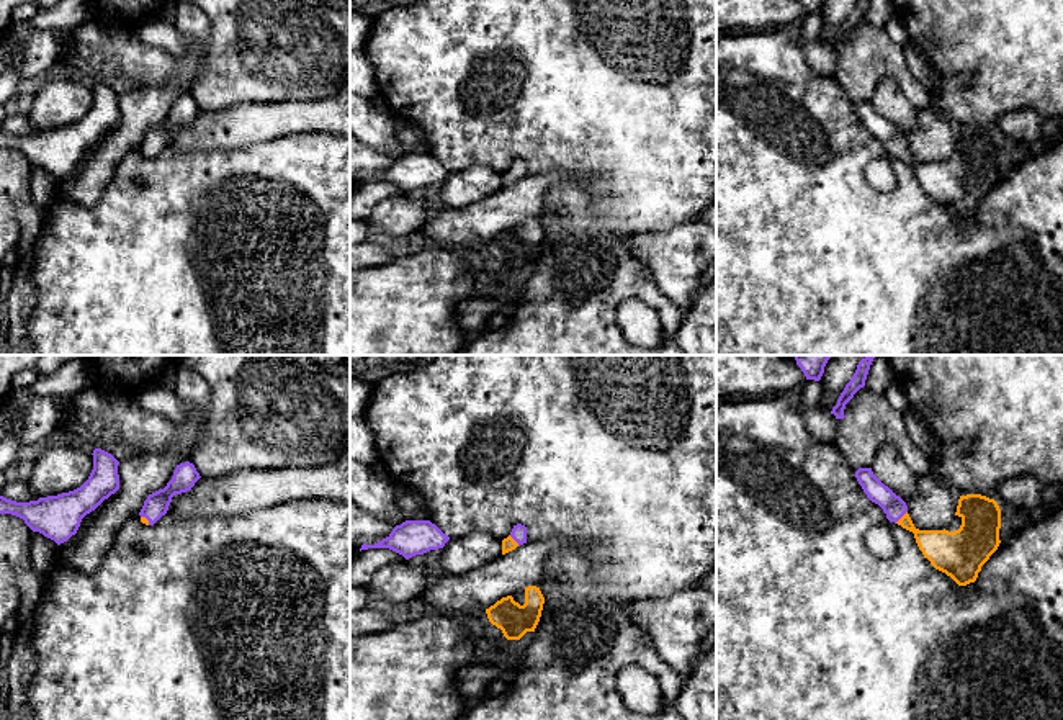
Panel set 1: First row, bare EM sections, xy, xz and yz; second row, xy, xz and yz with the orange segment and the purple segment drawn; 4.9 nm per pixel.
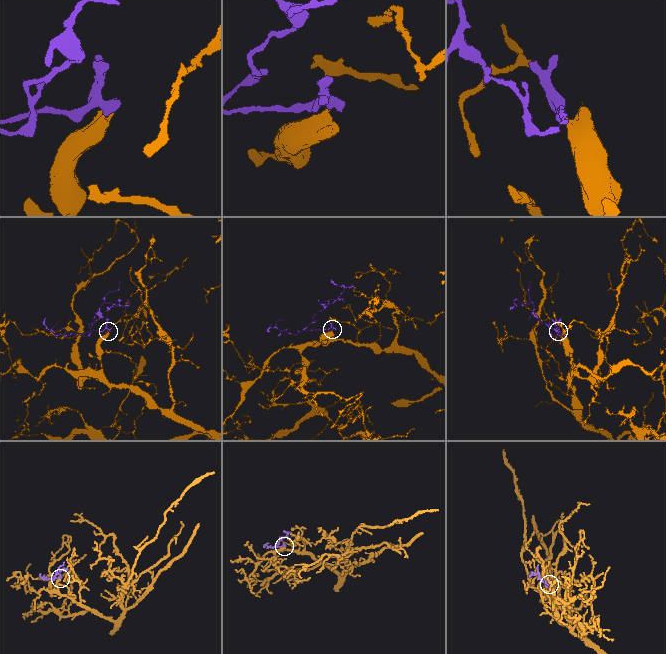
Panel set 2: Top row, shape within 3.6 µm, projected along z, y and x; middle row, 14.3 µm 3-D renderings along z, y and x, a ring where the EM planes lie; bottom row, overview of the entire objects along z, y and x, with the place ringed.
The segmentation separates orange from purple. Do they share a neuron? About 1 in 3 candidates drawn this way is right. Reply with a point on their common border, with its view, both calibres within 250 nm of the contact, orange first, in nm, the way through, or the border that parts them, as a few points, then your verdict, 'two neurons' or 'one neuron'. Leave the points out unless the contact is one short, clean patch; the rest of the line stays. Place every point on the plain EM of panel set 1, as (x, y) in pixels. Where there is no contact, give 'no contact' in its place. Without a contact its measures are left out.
meets orange in yz at (901, 151); 180 nm thick on the orange side, 110 nm on the other; runs through yz (941, 180), (926, 174), (901, 151), (893, 139); one neuron

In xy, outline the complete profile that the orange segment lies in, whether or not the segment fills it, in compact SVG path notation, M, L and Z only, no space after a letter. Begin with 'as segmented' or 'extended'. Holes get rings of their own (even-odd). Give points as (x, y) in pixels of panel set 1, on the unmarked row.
extended | M190 95L177 98L172 113L164 123L159 123L147 129L144 139L139 146L141 155L146 159L154 159L162 149L167 147L172 131L190 124L200 113L200 106Z

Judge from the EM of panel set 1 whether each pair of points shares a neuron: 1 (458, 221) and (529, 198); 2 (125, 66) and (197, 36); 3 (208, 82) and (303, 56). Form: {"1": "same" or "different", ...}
{"1": "same", "2": "different", "3": "same"}

